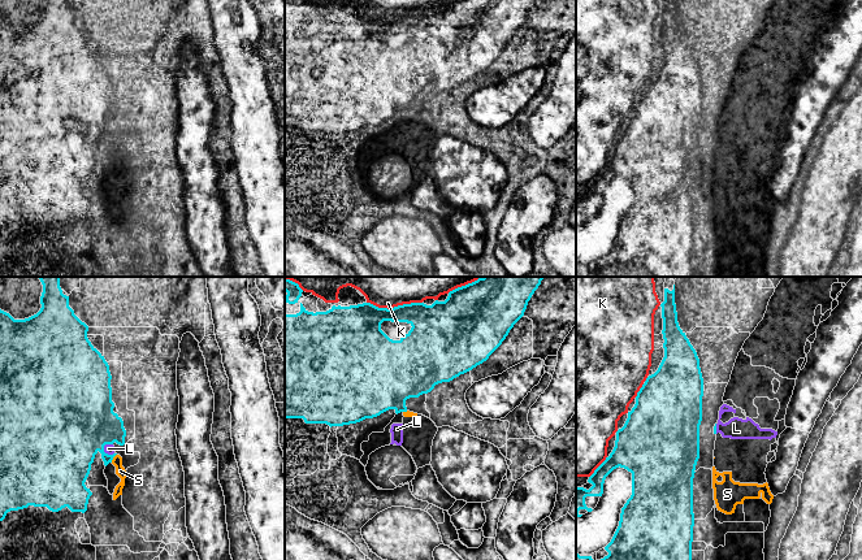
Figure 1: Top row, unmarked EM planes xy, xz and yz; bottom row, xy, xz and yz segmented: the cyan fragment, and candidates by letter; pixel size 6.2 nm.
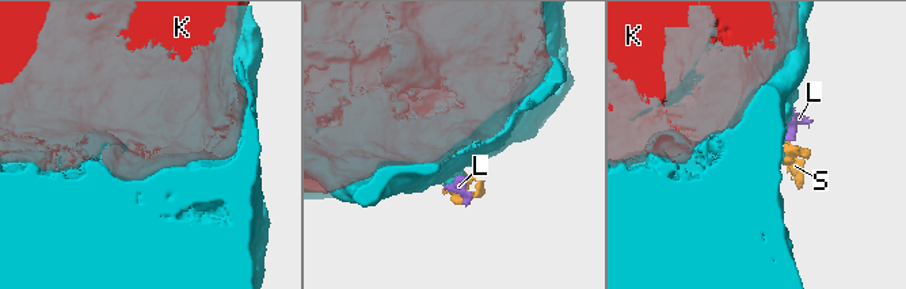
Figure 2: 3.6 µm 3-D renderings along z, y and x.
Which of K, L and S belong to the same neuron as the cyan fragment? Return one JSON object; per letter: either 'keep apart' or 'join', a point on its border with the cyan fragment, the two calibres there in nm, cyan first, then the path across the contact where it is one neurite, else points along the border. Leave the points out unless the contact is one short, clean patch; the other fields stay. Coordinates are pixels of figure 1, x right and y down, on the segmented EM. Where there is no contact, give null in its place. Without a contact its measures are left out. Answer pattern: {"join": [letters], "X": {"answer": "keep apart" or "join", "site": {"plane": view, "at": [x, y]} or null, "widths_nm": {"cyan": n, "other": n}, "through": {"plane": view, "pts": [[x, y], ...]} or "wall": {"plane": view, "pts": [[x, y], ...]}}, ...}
{"join": [], "K": {"answer": "keep apart", "site": {"plane": "xz", "at": [394, 307]}, "widths_nm": {"cyan": 280, "other": 380}}, "L": {"answer": "keep apart", "site": {"plane": "xy", "at": [103, 451]}, "widths_nm": {"cyan": 460, "other": 60}, "wall": {"plane": "xy", "pts": [[105, 443], [104, 451], [112, 455]]}}, "S": {"answer": "keep apart", "site": {"plane": "xy", "at": [113, 456]}, "widths_nm": {"cyan": 320, "other": 60}, "wall": {"plane": "xy", "pts": [[116, 454], [111, 461]]}}}

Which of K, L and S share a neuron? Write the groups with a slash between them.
K / L S

